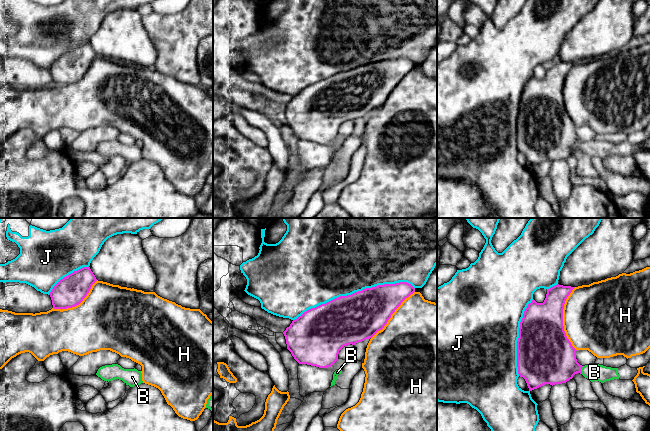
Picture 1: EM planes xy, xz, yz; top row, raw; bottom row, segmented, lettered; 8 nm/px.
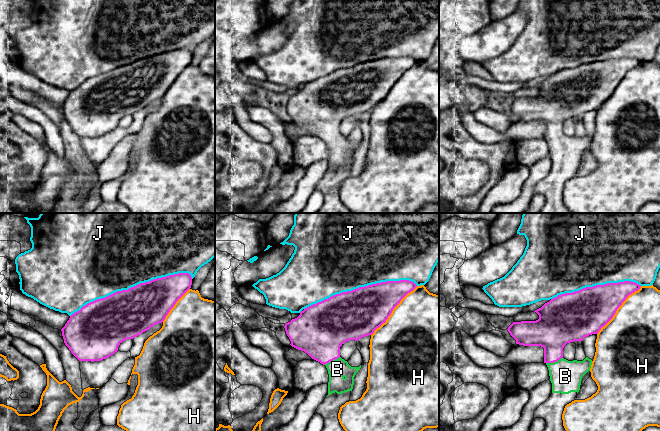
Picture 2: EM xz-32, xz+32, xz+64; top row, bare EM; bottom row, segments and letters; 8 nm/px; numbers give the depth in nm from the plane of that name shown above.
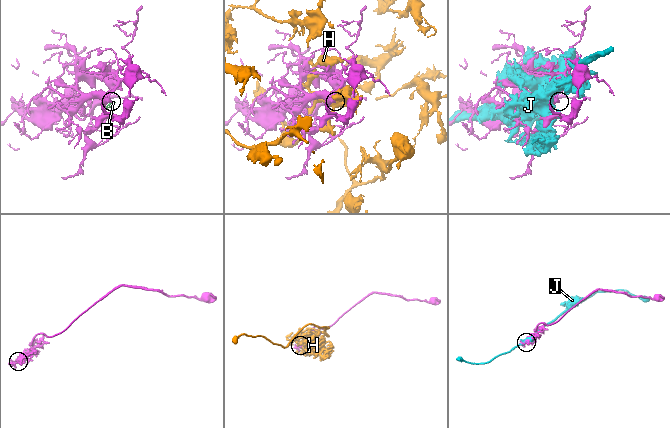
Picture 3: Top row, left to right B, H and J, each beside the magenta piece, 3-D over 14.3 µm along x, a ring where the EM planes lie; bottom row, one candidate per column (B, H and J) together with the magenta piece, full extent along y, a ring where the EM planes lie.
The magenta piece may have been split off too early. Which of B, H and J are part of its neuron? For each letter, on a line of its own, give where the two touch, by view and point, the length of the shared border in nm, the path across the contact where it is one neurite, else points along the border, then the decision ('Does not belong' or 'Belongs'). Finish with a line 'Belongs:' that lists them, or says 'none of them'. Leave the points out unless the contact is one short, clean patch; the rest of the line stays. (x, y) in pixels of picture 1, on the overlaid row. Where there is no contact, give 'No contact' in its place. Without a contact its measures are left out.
B: Touches magenta at yz (580, 370). Shared border 70 nm. Path across: yz (551, 359), (558, 365), (580, 370), (594, 372). Belongs
H: Touches magenta at yz (562, 319). Shared border 500 nm. Does not belong
J: Touches magenta at xz (353, 293). Shared border 1000 nm. Does not belong
Belongs: B

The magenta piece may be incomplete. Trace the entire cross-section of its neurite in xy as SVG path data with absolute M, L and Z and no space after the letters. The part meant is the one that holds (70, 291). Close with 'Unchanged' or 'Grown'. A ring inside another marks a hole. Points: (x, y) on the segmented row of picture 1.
M83 267L61 279L50 292L54 309L79 305L97 281L90 267Z. Unchanged

